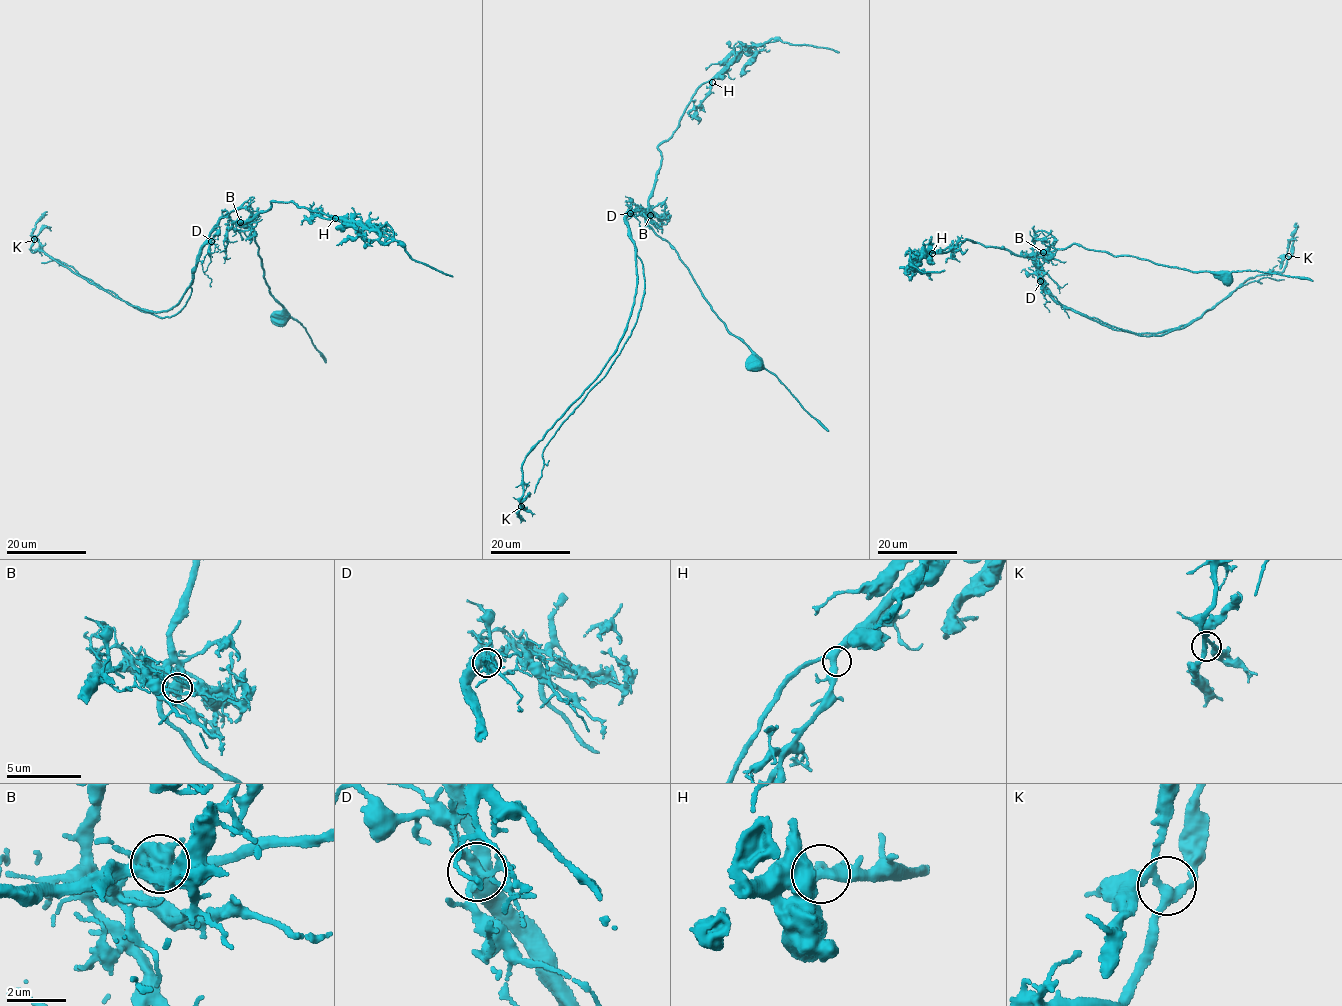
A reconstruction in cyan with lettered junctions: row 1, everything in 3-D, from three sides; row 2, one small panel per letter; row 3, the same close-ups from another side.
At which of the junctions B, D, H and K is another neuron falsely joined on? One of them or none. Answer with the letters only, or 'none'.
B

